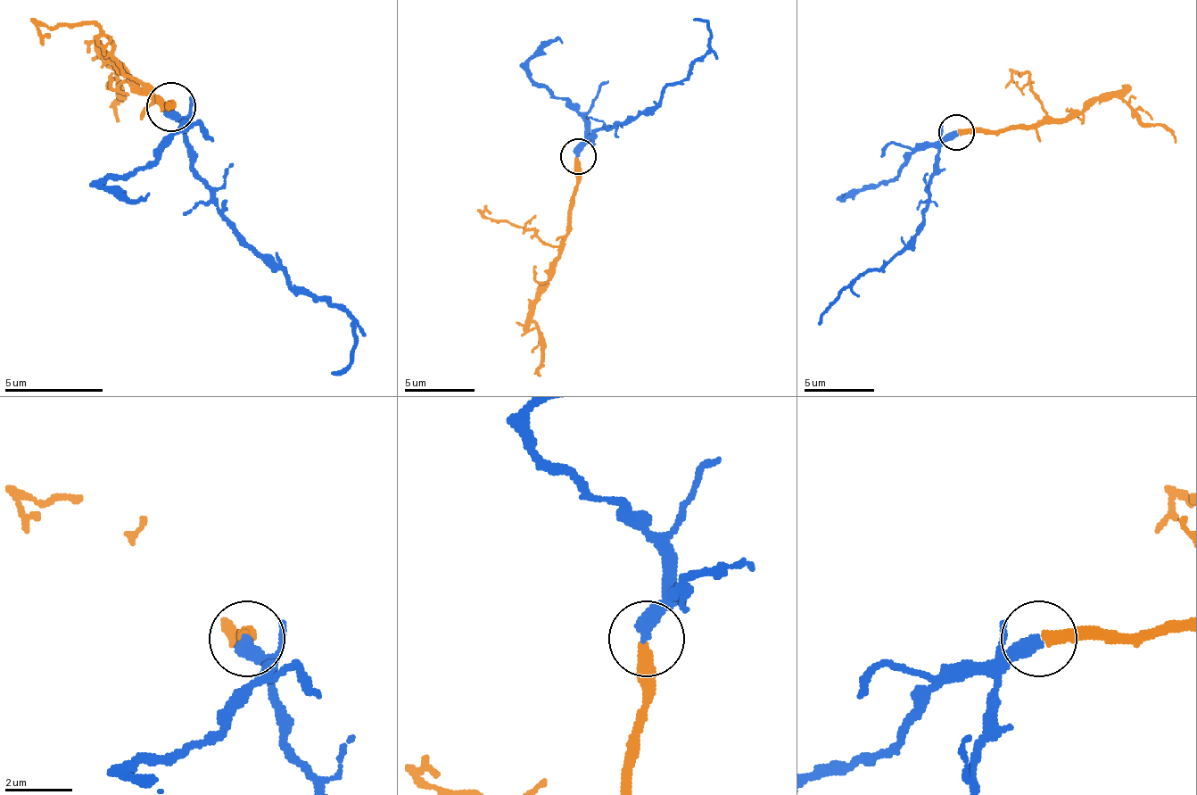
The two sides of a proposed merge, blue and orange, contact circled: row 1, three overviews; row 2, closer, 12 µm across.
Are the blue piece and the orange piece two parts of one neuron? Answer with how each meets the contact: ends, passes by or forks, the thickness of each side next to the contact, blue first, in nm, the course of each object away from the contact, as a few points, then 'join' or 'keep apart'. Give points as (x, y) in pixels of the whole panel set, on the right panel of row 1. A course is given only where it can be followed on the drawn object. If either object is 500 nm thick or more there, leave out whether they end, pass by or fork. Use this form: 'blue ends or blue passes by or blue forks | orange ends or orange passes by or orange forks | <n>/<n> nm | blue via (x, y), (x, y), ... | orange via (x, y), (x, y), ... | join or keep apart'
blue ends | orange ends | 420/400 nm | blue via (957, 131), (939, 149), (925, 223), (879, 269), (869, 269), (822, 315), (819, 326) | orange via (957, 131), (1035, 128), (1074, 117), (1116, 96), (1144, 124), (1162, 124), (1176, 142) | join

